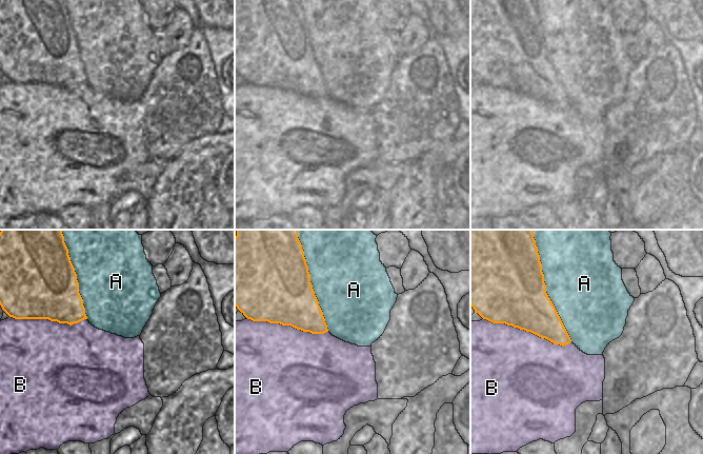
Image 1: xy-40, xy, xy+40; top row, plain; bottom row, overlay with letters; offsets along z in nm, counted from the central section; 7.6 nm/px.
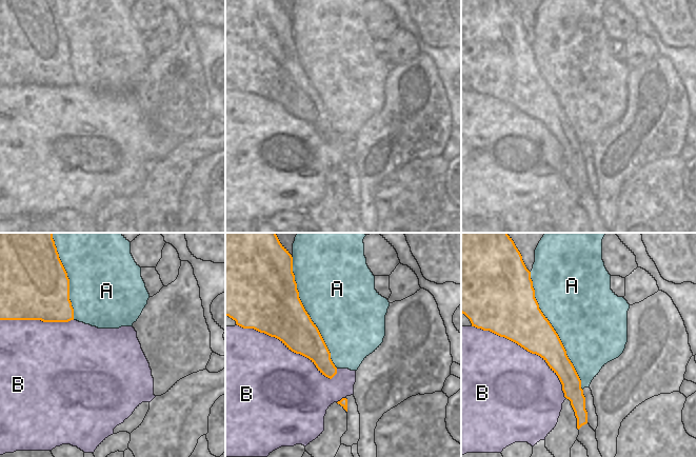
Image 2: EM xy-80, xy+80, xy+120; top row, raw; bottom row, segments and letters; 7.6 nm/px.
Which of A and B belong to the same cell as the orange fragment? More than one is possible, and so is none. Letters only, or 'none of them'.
none of them

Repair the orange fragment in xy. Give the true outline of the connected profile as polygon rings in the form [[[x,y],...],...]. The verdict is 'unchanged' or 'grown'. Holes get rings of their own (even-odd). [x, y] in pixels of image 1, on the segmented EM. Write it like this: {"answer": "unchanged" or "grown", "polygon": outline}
{"answer": "unchanged", "polygon": [[[237,230],[235,305],[253,321],[290,325],[312,334],[328,332],[310,282],[298,230]]]}

